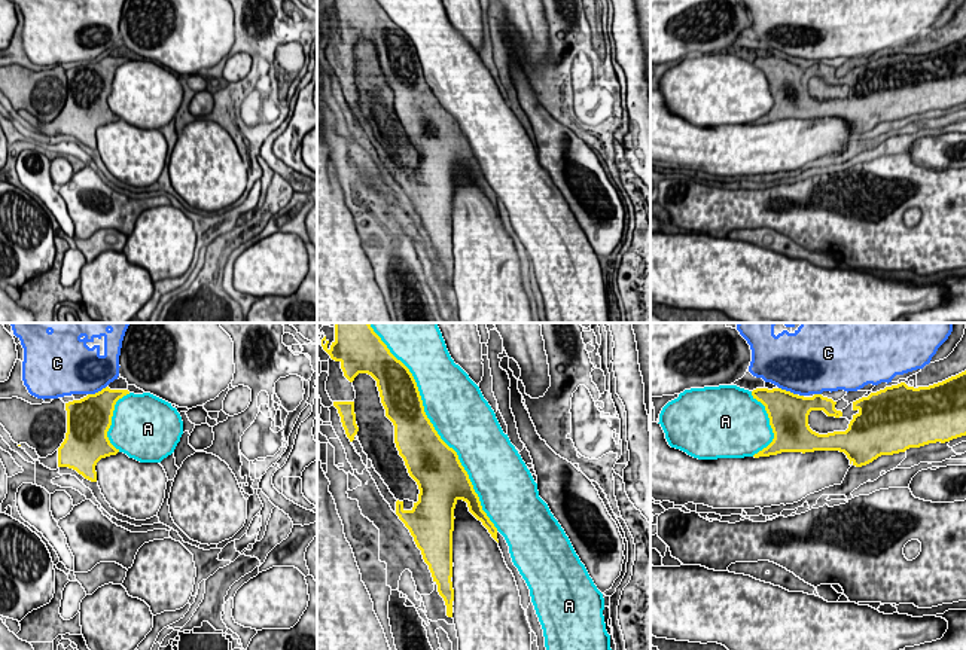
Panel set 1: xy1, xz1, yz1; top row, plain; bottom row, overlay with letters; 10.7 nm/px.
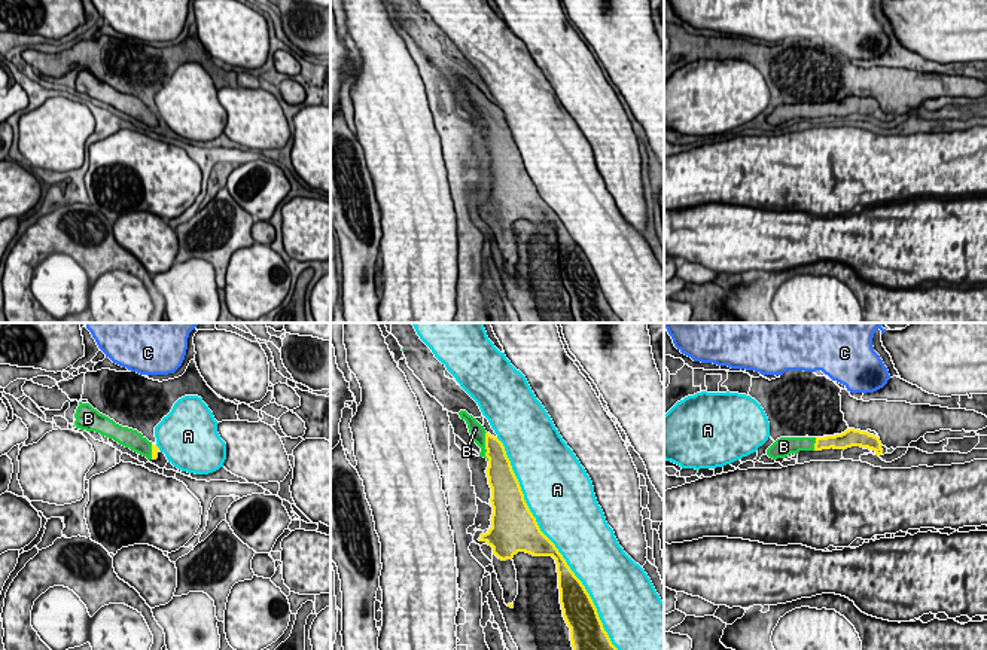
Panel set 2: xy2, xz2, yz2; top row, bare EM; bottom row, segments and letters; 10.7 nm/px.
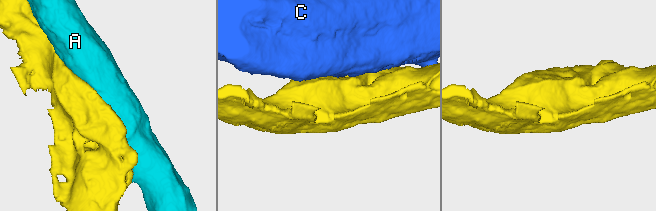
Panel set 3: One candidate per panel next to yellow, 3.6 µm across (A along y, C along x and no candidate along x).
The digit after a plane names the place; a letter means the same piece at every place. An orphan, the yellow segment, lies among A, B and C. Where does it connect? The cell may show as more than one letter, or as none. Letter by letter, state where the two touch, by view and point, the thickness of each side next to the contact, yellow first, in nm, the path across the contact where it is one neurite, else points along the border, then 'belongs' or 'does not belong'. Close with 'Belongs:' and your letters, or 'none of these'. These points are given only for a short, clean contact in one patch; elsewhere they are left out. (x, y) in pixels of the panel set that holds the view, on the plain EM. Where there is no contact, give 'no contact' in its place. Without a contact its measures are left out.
A: meets yellow in xz2 at (554, 213); 300 nm thick on the yellow side, 480 nm on the other; does not belong
B: meets yellow in xz2 at (486, 113); 240 nm thick on the yellow side, 160 nm on the other; belongs
C: meets yellow in xy1 at (98, 58); 420 nm thick on the yellow side, 480 nm on the other; does not belong
Belongs: B

